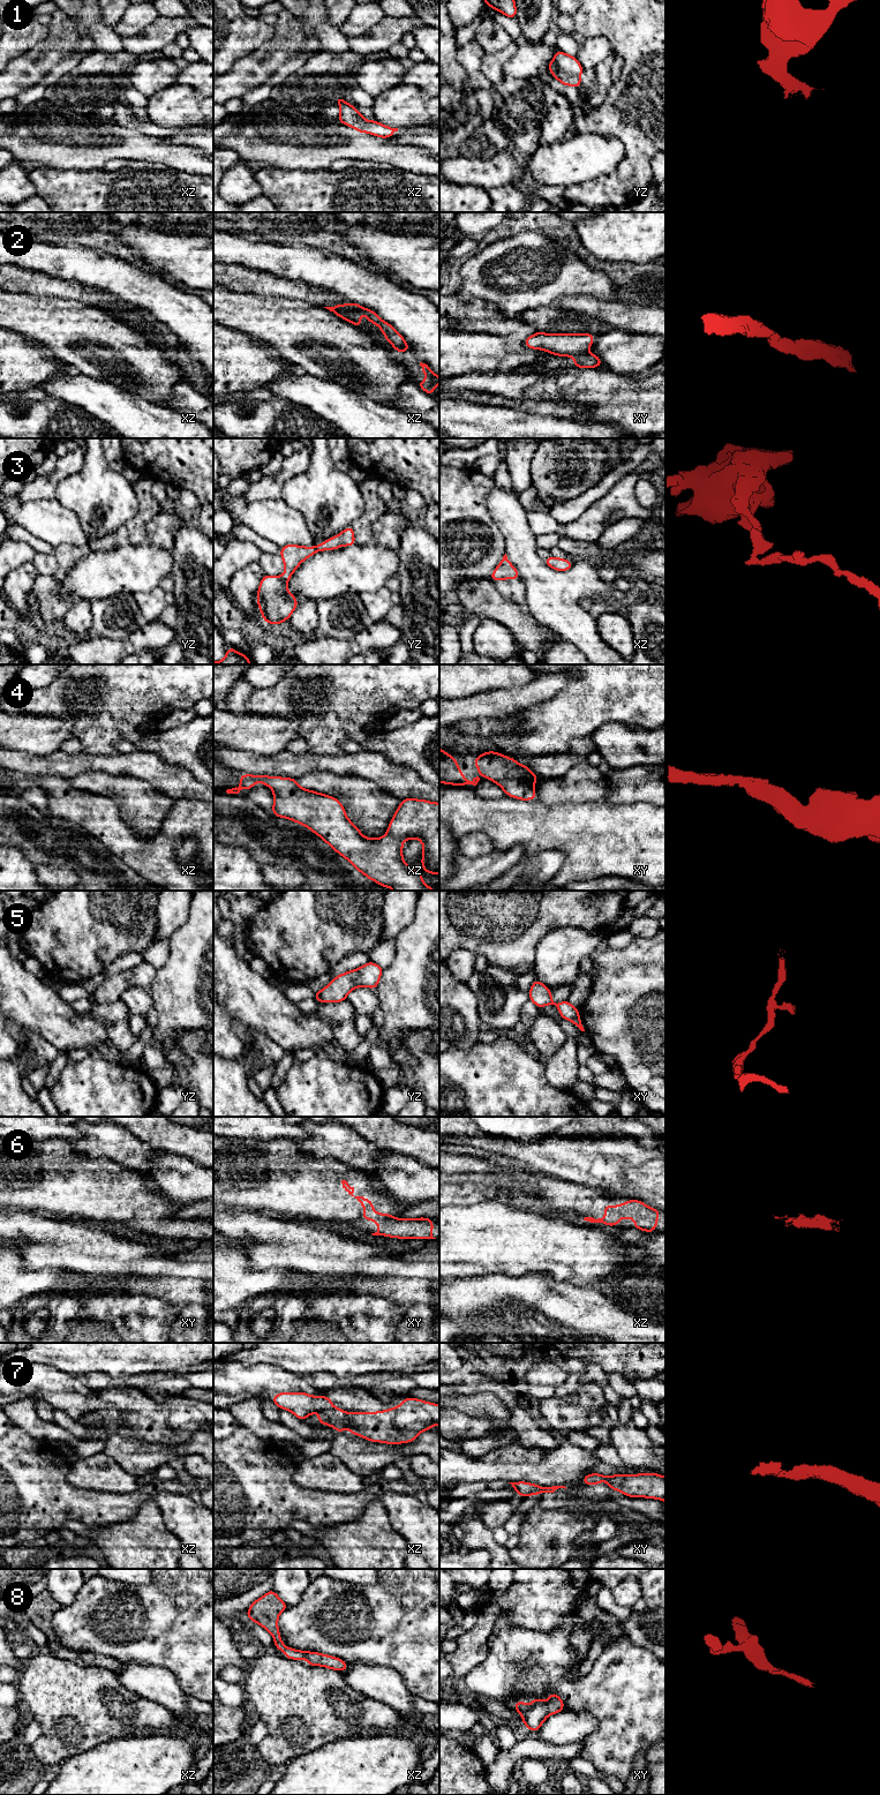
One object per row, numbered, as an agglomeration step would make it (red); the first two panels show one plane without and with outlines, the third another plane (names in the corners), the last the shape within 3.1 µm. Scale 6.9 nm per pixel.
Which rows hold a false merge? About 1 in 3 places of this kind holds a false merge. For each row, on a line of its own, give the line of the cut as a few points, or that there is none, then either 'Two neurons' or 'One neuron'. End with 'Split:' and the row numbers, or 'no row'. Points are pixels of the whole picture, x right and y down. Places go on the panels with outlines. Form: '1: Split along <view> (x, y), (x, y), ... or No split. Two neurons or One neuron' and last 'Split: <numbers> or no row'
1: No split. One neuron
2: Split along xy (587, 352), (572, 355). Two neurons
3: No split. One neuron
4: No split. One neuron
5: No split. One neuron
6: No split. One neuron
7: No split. One neuron
8: No split. One neuron
Split: 2

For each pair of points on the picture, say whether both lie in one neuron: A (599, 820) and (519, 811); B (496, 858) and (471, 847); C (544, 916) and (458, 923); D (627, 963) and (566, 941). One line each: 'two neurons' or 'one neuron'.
A: one neuron
B: two neurons
C: one neuron
D: two neurons

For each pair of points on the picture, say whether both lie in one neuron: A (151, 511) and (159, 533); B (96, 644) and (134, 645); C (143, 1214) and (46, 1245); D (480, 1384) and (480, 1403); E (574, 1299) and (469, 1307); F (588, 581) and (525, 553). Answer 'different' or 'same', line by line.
A: different
B: same
C: different
D: different
E: same
F: same

